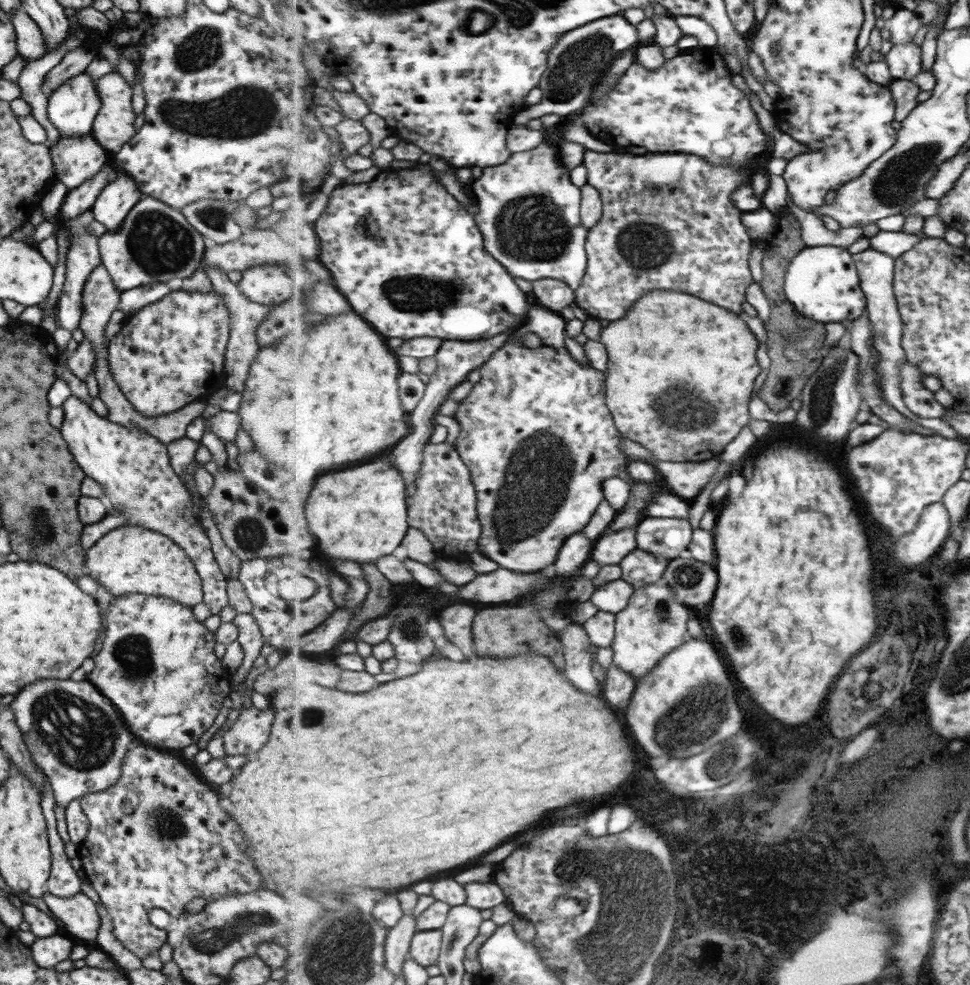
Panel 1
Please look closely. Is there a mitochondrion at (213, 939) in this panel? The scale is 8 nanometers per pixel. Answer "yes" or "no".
yes

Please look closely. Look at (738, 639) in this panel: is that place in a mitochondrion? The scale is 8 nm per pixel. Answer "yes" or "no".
yes

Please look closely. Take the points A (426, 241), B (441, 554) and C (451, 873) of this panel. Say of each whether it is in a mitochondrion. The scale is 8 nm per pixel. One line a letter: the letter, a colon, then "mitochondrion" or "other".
A: other
B: other
C: other

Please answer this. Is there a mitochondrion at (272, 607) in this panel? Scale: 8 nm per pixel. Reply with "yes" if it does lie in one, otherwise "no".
no

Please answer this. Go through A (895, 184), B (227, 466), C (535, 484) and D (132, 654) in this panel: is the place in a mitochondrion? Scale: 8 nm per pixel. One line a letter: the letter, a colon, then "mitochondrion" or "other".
A: mitochondrion
B: other
C: mitochondrion
D: mitochondrion

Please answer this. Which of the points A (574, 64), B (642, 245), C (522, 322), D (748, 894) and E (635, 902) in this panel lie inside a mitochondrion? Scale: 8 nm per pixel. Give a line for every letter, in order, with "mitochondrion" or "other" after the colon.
A: mitochondrion
B: mitochondrion
C: other
D: mitochondrion
E: mitochondrion

